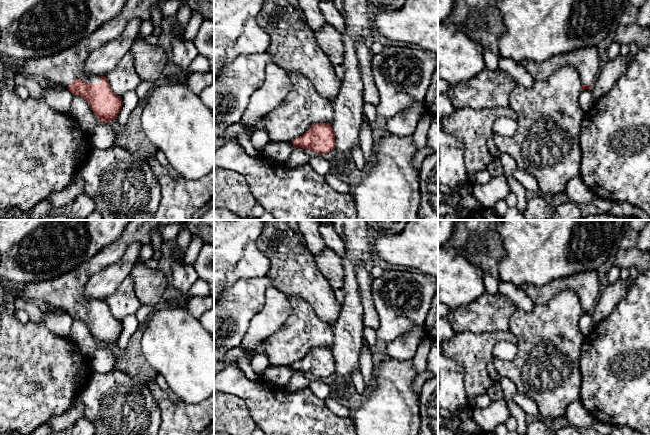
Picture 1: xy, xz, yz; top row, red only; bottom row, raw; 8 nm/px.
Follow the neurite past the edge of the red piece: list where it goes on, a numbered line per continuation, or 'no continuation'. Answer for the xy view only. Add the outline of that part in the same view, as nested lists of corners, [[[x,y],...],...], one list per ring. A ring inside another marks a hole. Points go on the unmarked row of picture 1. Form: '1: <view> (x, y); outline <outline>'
1: xy (62, 292); outline [[[131,220],[121,237],[108,247],[104,247],[92,259],[52,280],[23,285],[14,292],[11,301],[7,294],[8,288],[0,280],[0,311],[13,308],[15,298],[29,302],[44,302],[50,308],[64,311],[72,308],[75,302],[90,308],[101,307],[102,303],[99,300],[87,298],[84,294],[85,285],[90,277],[116,263],[132,243],[151,243],[151,234],[160,226],[160,220]]]

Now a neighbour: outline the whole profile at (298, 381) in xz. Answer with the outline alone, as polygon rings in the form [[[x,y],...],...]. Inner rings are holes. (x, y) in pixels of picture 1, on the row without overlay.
[[[293,372],[293,374],[289,380],[289,383],[285,387],[285,391],[289,392],[289,393],[298,392],[298,391],[308,387],[310,383],[311,383],[311,381],[309,381],[306,378],[305,373]]]

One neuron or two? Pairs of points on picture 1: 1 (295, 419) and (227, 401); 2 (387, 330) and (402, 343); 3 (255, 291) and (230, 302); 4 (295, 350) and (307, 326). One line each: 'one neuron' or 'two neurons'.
1: two neurons
2: two neurons
3: one neuron
4: one neuron

